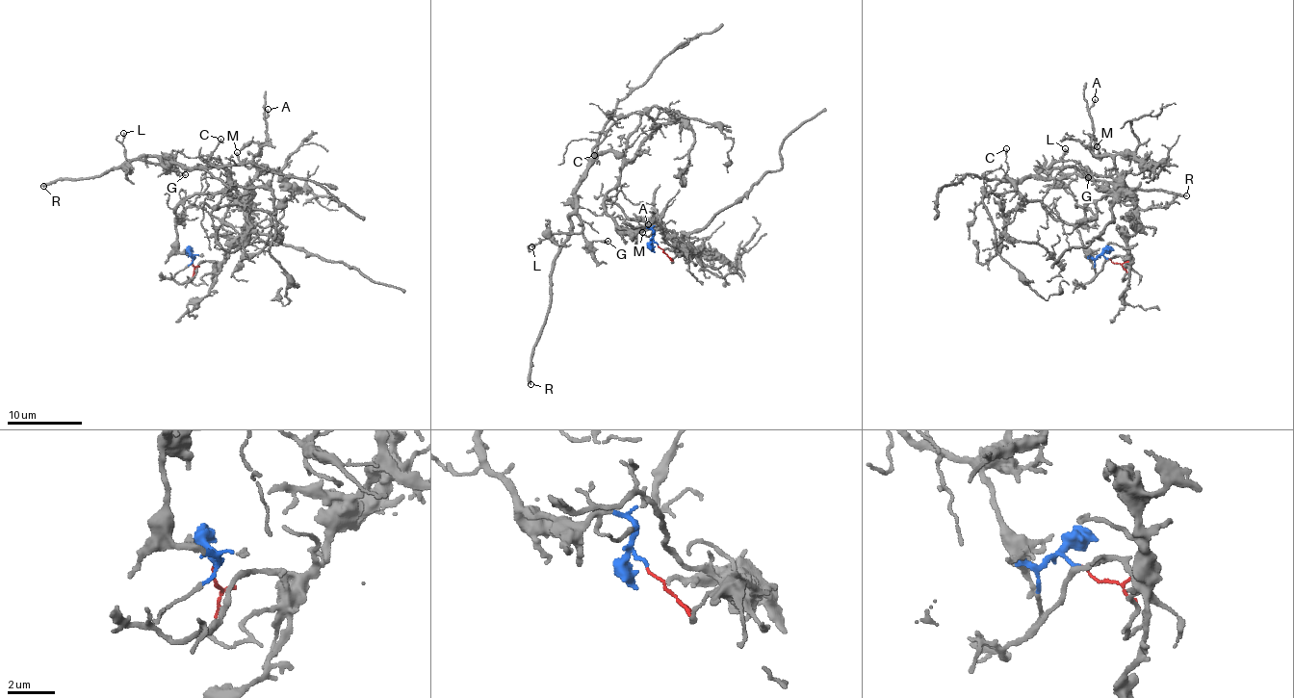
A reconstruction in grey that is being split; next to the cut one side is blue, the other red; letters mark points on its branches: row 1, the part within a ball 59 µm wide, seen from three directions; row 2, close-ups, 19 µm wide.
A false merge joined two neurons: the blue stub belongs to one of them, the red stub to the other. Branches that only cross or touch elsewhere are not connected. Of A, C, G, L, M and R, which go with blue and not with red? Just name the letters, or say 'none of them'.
C, G, L, R

